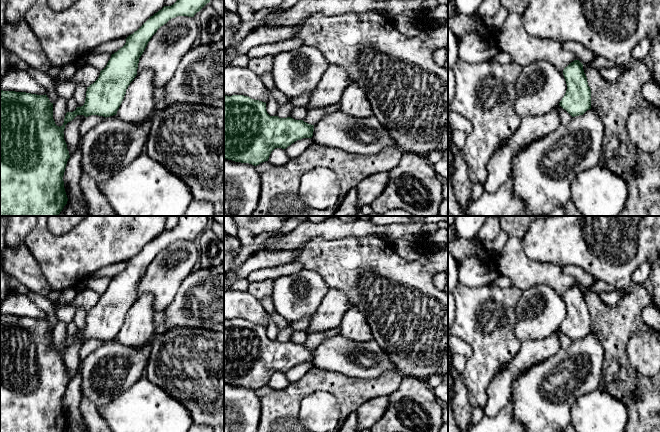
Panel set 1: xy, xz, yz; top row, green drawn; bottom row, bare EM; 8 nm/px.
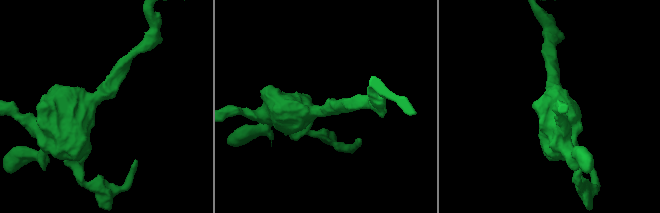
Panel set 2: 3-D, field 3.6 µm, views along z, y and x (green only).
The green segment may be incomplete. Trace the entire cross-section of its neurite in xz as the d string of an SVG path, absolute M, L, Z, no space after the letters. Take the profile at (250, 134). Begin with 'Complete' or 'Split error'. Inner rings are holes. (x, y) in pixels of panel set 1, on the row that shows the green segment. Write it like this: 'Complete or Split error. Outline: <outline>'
Complete. Outline: M224 94L224 158L254 166L268 161L275 148L286 149L303 138L312 138L314 125L291 117L270 116L266 103L244 95Z

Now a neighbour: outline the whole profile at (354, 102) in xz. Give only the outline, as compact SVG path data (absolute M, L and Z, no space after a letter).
M349 84L340 99L340 109L352 117L366 118L374 115L366 93L357 84Z

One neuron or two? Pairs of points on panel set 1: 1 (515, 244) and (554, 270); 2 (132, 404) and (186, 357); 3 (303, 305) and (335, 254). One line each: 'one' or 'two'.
1: one
2: two
3: two

